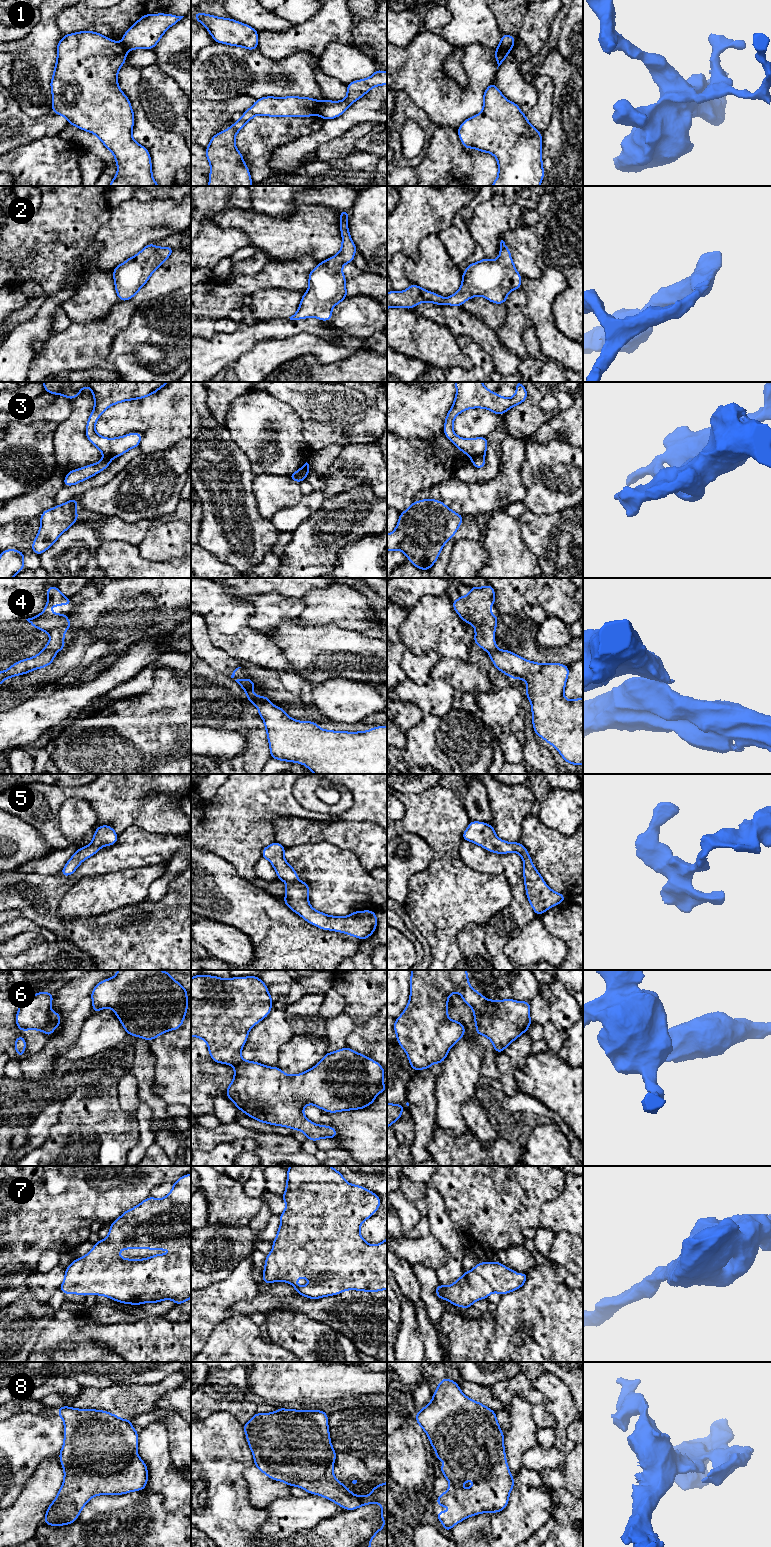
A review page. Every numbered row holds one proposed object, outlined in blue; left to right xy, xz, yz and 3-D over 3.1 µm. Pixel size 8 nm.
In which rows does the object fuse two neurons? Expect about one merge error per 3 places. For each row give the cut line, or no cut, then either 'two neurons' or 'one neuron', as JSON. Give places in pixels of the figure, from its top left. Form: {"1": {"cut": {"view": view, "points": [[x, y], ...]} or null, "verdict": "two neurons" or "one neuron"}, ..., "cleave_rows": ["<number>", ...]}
{"1": {"cut": {"view": "xz", "points": [[320, 102], [316, 114]]}, "verdict": "two neurons"}, "2": {"cut": null, "verdict": "one neuron"}, "3": {"cut": {"view": "yz", "points": [[484, 454], [477, 455], [471, 459]]}, "verdict": "two neurons"}, "4": {"cut": {"view": "xy", "points": [[44, 649], [50, 649], [55, 652]]}, "verdict": "two neurons"}, "5": {"cut": null, "verdict": "one neuron"}, "6": {"cut": {"view": "yz", "points": [[487, 999], [480, 1023], [476, 1028]]}, "verdict": "two neurons"}, "7": {"cut": null, "verdict": "one neuron"}, "8": {"cut": null, "verdict": "one neuron"}, "cleave_rows": ["1", "3", "4", "6"]}

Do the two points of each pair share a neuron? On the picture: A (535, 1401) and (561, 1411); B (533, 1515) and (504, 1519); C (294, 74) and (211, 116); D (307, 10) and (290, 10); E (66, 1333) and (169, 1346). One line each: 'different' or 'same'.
A: different
B: same
C: different
D: same
E: same

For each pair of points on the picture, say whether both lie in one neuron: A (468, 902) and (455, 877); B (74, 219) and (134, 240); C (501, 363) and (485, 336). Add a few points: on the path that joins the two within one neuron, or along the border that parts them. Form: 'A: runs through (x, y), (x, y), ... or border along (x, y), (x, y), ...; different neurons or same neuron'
A: runs through (462, 896), (455, 889), (455, 883); same neuron
B: border along (111, 208), (95, 233), (100, 249), (89, 249); different neurons
C: runs through (501, 356), (491, 343); same neuron

